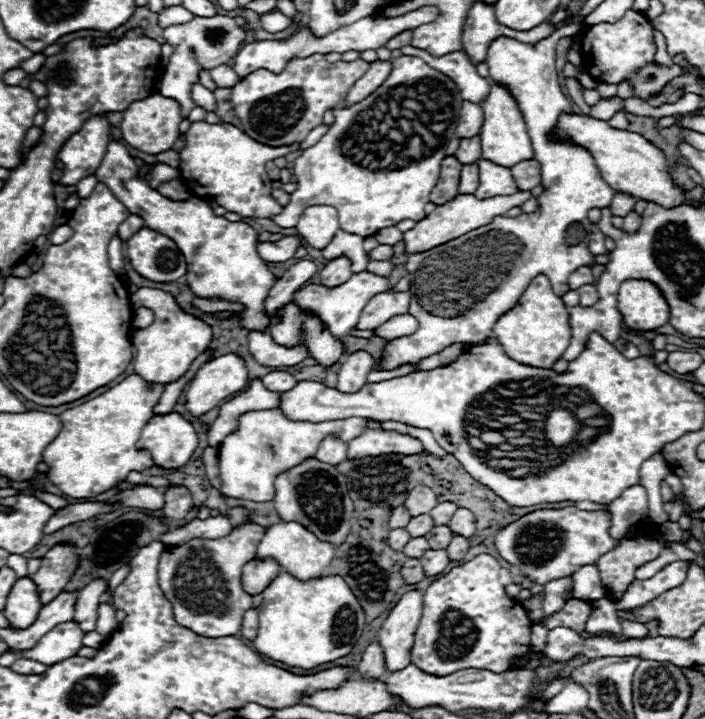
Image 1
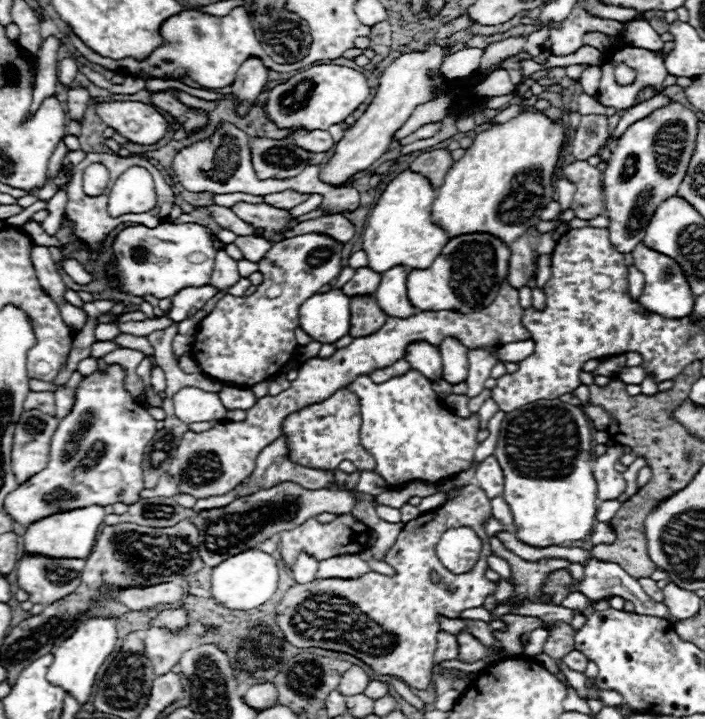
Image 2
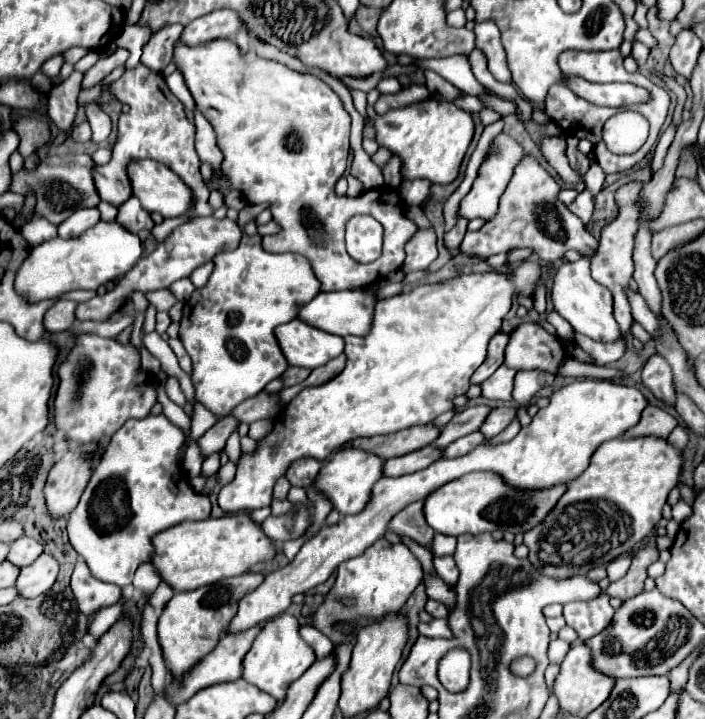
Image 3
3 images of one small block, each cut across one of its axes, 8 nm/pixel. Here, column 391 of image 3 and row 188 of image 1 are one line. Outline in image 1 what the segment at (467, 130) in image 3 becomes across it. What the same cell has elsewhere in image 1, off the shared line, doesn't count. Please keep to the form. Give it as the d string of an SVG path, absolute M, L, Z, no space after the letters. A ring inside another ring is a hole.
M112 138L108 144L108 152L96 170L98 180L104 182L132 214L138 214L144 220L144 226L154 228L176 242L186 258L188 268L184 276L194 296L216 296L228 302L238 302L244 306L244 310L240 312L240 324L248 332L264 330L272 320L272 316L268 316L264 310L264 300L270 288L276 284L276 278L268 270L266 262L258 256L256 230L244 222L230 222L222 216L216 216L208 202L202 198L192 196L184 202L168 200L160 192L152 190L144 178L138 178L136 172L136 164L128 154L128 148L120 140Z

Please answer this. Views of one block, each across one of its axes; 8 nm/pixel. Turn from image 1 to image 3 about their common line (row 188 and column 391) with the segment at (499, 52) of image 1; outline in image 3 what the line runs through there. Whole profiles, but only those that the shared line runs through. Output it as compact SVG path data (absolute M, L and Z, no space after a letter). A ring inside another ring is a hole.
M378 540L364 554L352 560L344 560L338 566L336 584L332 592L326 594L324 604L314 612L312 624L322 634L326 634L334 644L342 640L352 640L352 636L336 628L338 622L352 620L354 616L382 618L390 612L398 612L406 604L414 588L420 584L420 580L422 580L422 566L418 558L404 544L390 544L388 540ZM344 598L350 598L350 604L346 604Z

